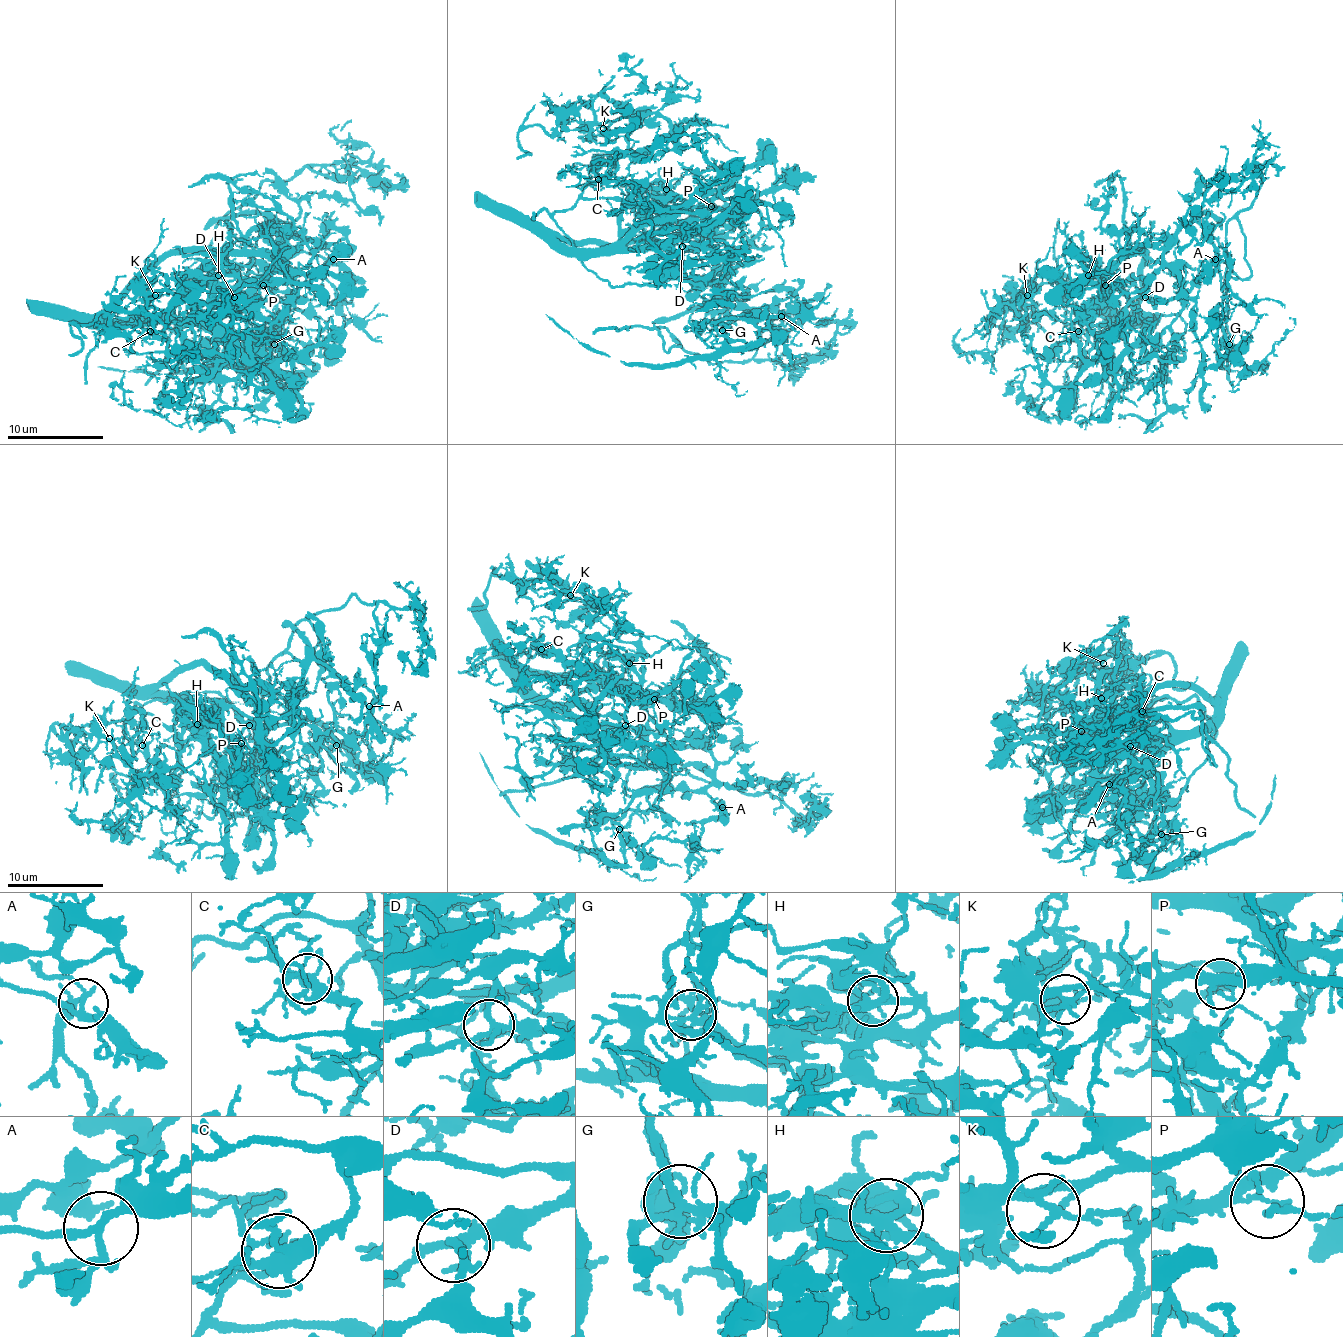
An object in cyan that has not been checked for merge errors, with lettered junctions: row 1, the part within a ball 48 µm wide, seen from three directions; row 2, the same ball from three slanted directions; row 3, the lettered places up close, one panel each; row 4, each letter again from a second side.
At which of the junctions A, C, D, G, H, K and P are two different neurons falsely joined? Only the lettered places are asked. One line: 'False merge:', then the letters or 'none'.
False merge: G, H, P

